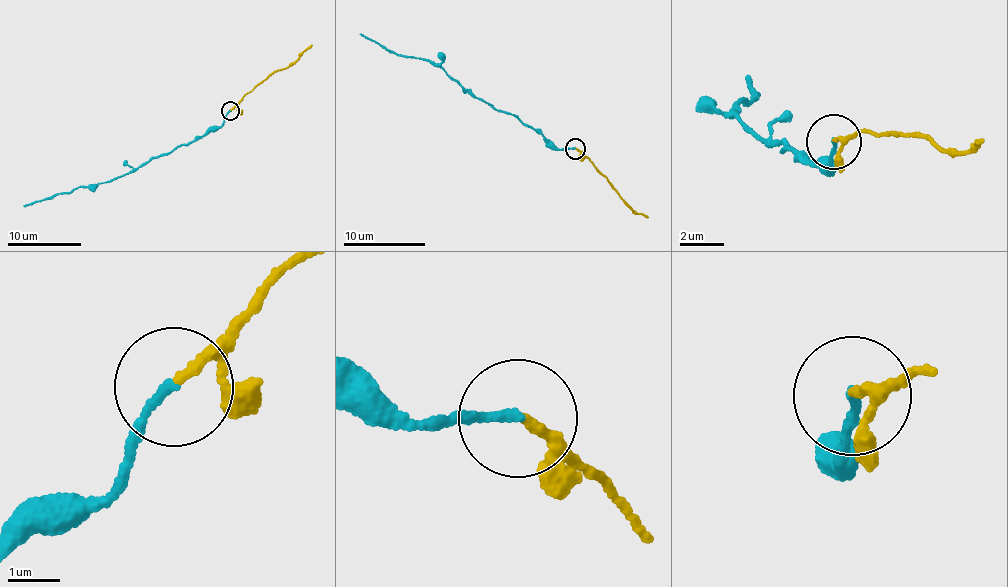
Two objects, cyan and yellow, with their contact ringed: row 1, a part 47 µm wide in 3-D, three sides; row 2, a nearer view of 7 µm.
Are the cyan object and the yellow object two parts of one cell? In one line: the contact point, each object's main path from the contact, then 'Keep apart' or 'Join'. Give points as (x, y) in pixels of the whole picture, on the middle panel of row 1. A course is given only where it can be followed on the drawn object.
Place: (575, 148). Course of cyan: (575, 148), (558, 148), (522, 121), (473, 96), (440, 68), (391, 52), (359, 34). Course of yellow: (575, 148), (609, 182), (627, 207), (648, 217). Keep apart

